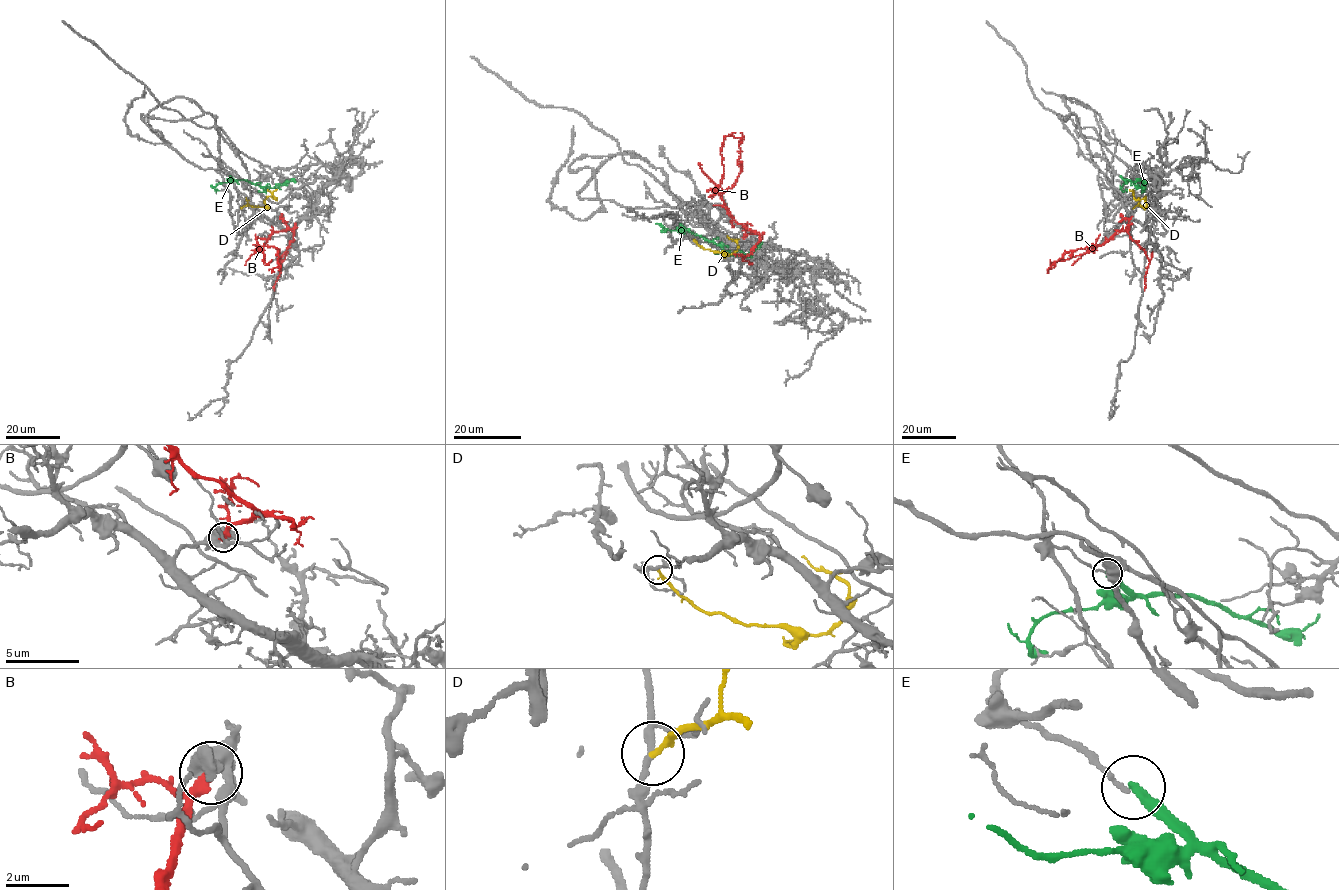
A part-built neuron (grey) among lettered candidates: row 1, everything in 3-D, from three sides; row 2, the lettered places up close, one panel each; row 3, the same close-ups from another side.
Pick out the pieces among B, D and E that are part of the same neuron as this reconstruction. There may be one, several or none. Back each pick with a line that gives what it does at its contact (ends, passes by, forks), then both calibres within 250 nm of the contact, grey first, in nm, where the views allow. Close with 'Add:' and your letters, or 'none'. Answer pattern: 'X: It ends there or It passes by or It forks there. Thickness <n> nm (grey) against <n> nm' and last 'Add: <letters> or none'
Add: none

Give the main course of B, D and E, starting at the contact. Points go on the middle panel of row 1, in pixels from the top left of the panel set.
B: (744, 237), (751, 231), (735, 220), (721, 198), (741, 169), (742, 138), (731, 132)
D: (693, 239), (703, 248), (722, 252), (725, 256), (736, 249), (737, 242), (732, 239), (739, 239)
E: (679, 223), (732, 255), (752, 253), (763, 242)

